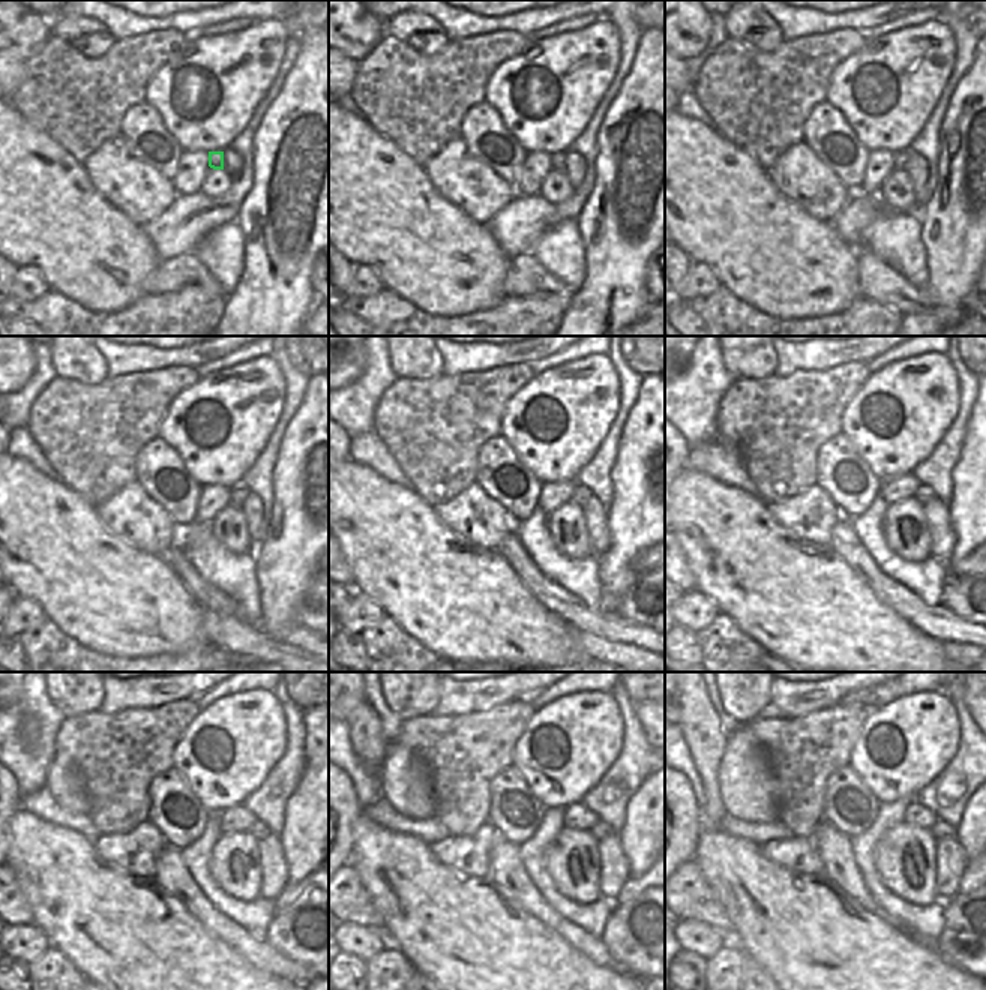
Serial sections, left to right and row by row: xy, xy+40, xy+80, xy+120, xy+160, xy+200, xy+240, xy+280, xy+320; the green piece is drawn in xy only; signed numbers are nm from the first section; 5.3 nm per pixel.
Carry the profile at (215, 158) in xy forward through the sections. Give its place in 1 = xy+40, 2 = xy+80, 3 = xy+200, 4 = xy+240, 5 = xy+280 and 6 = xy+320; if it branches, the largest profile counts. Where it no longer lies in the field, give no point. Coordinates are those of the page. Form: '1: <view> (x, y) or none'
1: xy+40 (559, 159)
2: xy+80 (899, 158)
3: xy+200 (923, 494)
4: xy+240 (258, 830)
5: xy+280 (601, 831)
6: xy+320 (941, 830)

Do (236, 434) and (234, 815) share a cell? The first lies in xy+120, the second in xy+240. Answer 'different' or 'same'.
different

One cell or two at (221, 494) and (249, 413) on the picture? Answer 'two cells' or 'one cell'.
two cells

